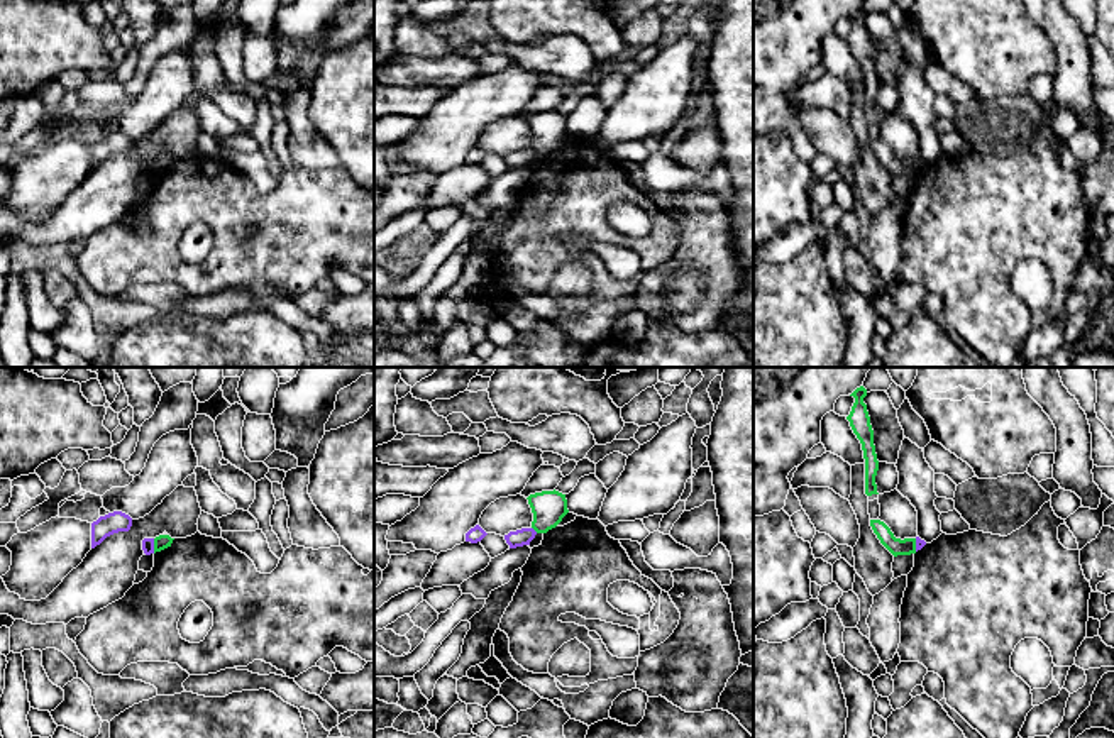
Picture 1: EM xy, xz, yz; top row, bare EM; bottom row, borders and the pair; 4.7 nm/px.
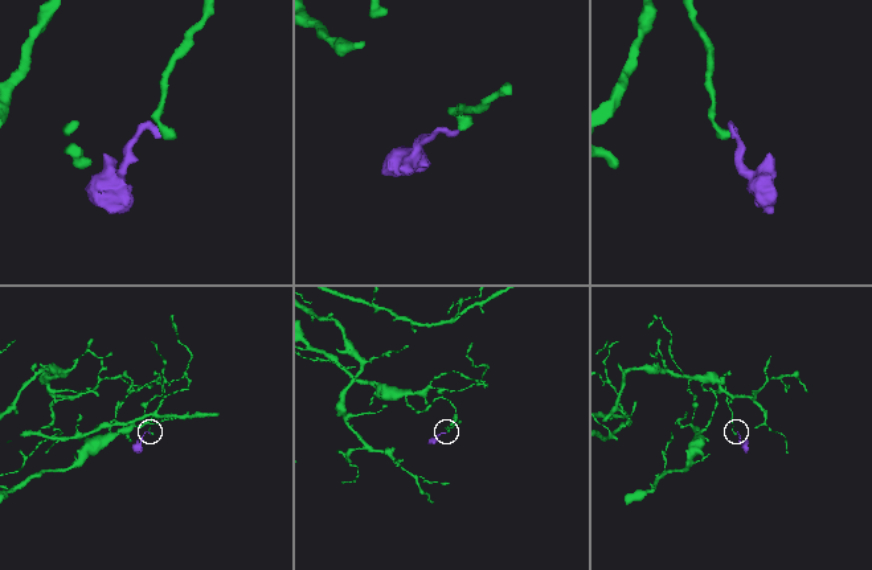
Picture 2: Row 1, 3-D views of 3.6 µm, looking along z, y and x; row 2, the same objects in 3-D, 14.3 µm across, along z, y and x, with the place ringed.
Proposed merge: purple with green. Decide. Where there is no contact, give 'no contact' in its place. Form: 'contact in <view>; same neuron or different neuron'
contact in xy; different neuron

